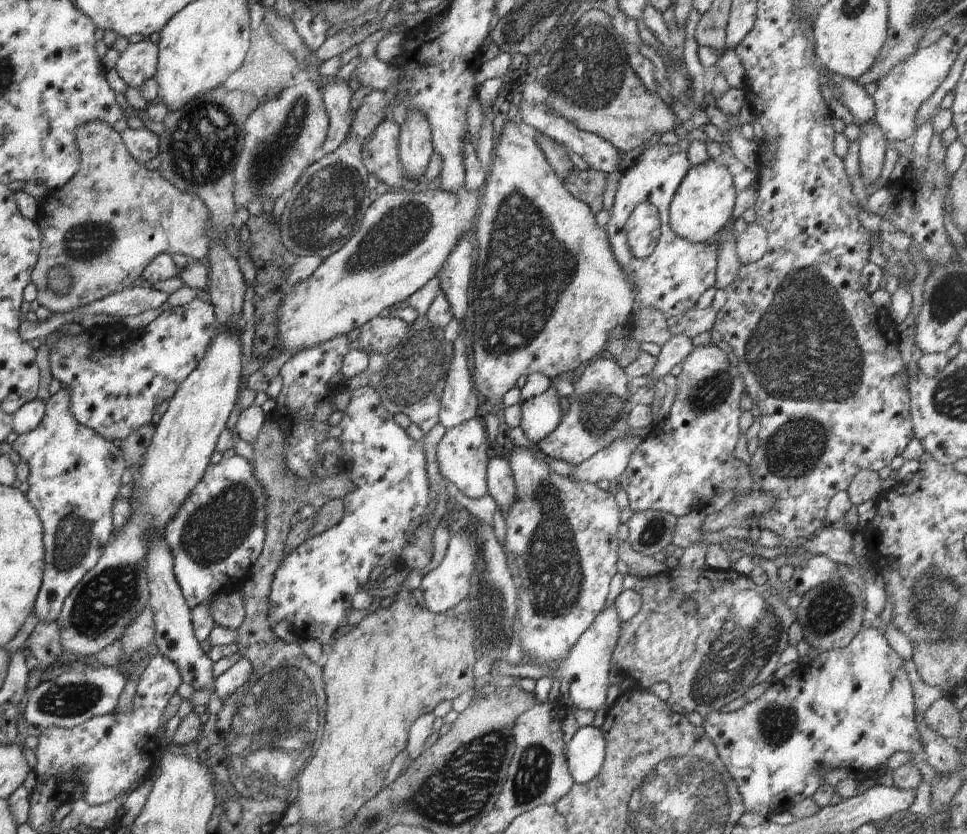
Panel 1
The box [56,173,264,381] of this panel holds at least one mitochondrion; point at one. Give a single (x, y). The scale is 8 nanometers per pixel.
(87, 240)

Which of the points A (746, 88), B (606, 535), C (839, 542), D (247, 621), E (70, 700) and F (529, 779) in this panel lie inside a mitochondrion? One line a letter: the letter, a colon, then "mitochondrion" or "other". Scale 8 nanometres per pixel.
A: other
B: other
C: other
D: other
E: mitochondrion
F: mitochondrion

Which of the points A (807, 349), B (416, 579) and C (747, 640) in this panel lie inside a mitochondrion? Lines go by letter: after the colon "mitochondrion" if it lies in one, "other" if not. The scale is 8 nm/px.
A: mitochondrion
B: other
C: mitochondrion

